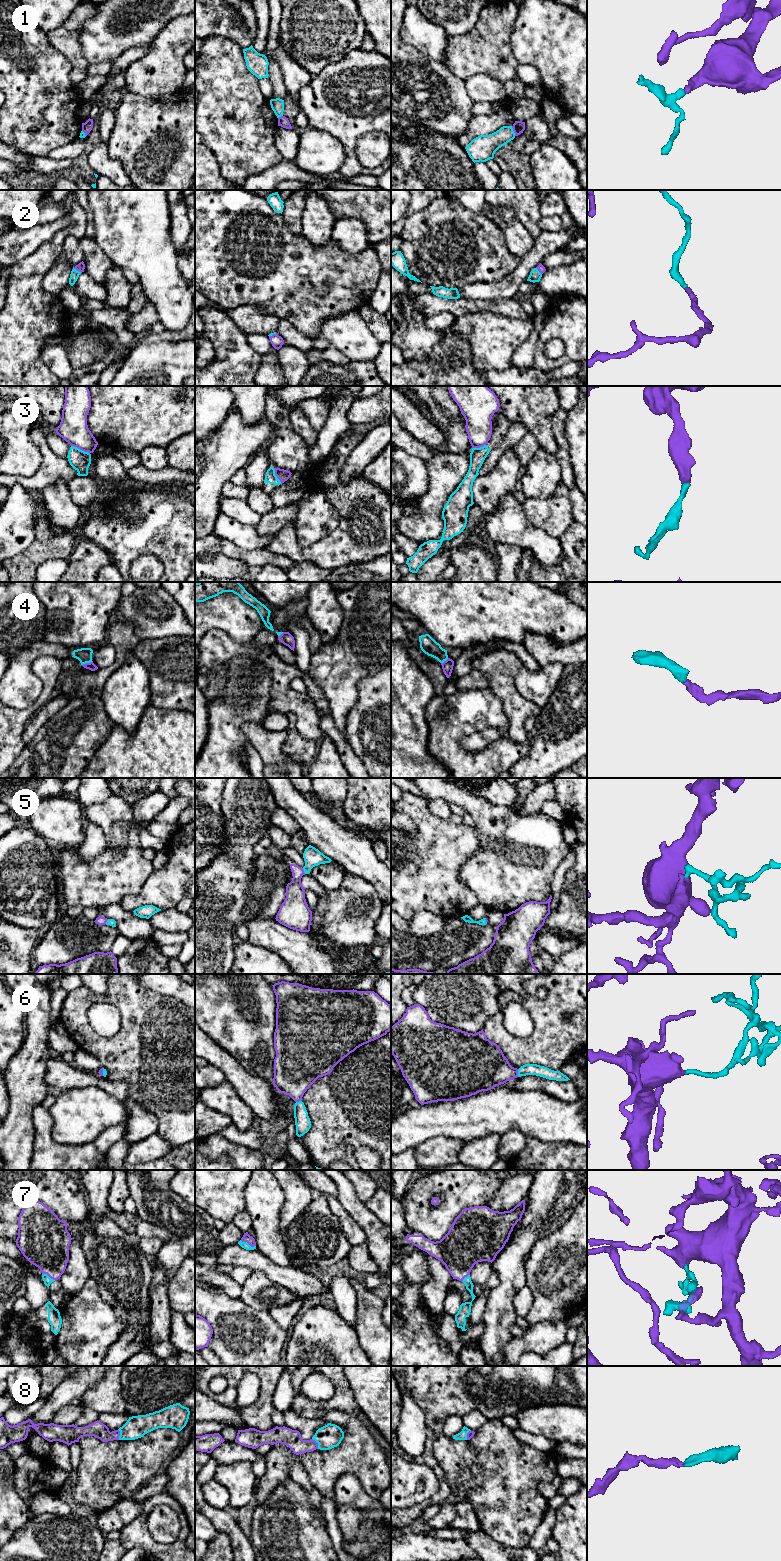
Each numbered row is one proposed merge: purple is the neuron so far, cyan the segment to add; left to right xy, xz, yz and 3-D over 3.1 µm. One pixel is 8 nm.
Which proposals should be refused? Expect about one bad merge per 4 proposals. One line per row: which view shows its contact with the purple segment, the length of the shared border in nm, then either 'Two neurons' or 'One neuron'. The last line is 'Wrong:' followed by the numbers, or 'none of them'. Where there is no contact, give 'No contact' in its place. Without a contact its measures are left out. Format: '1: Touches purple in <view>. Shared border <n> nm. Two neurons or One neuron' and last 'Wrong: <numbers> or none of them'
1: Touches purple in yz. Shared border 90 nm. Two neurons
2: Touches purple in xy. Shared border 80 nm. One neuron
3: Touches purple in xy. Shared border 170 nm. Two neurons
4: Touches purple in xy. Shared border 90 nm. One neuron
5: Touches purple in xz. Shared border 50 nm. One neuron
6: Touches purple in yz. Shared border 60 nm. One neuron
7: Touches purple in xz. Shared border 140 nm. One neuron
8: Touches purple in xz. Shared border 100 nm. One neuron
Wrong: 1, 3

